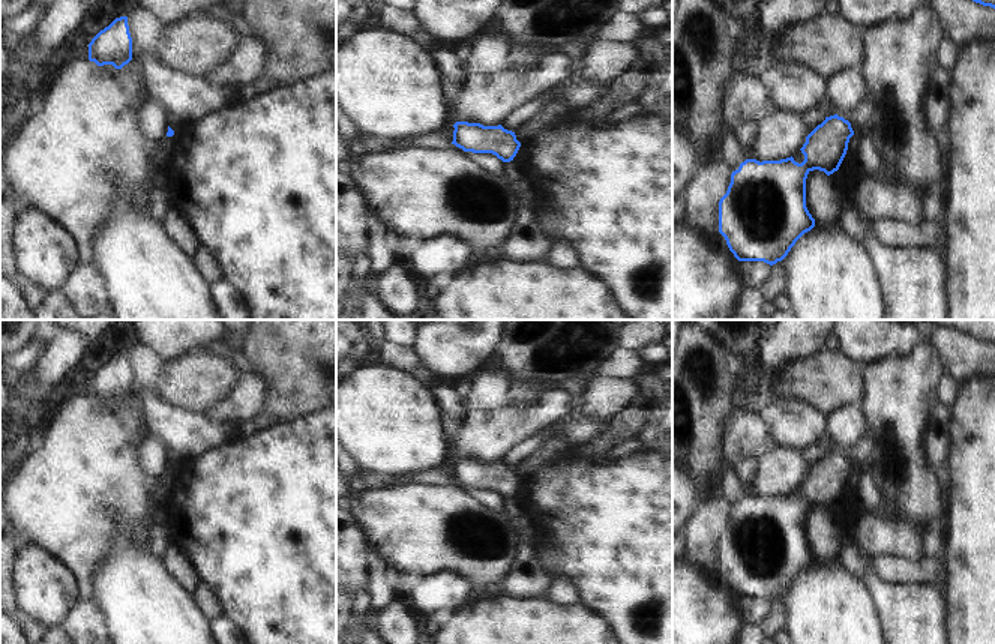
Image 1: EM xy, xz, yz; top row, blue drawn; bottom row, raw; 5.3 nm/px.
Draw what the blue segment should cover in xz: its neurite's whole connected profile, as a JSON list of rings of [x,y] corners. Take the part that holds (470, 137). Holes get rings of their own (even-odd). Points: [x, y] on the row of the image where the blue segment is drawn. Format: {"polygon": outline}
{"polygon": [[[456,122],[453,128],[452,144],[464,152],[492,153],[503,162],[510,162],[521,147],[515,132],[504,129],[501,125],[483,126],[480,123]]]}

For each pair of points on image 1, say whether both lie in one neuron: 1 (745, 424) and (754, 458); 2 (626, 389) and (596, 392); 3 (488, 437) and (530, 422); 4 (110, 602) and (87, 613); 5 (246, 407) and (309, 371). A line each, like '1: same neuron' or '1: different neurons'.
1: same neuron
2: same neuron
3: same neuron
4: different neurons
5: different neurons

